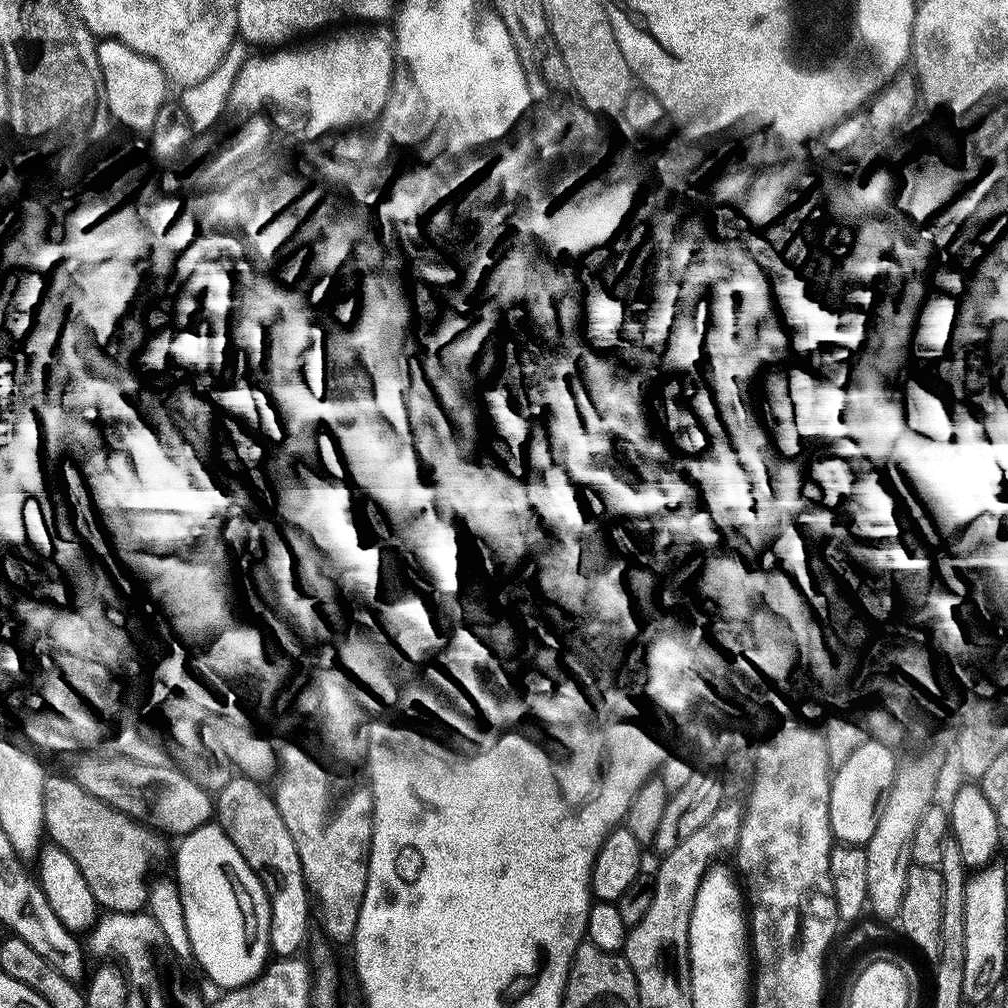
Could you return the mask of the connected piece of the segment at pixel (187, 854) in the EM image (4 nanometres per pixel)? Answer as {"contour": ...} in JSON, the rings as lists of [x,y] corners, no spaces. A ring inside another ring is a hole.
{"contour":[[[213,822],[202,830],[194,830],[194,834],[183,837],[179,844],[180,849],[176,852],[176,876],[174,876],[174,880],[180,886],[180,897],[186,910],[186,926],[190,934],[192,955],[195,963],[200,963],[201,970],[220,987],[220,990],[245,988],[248,984],[253,984],[258,977],[263,976],[270,963],[270,953],[272,952],[272,907],[268,901],[266,890],[262,886],[262,882],[250,870],[250,866],[246,866],[246,858],[242,858],[242,854],[238,854],[238,846],[234,846],[234,842],[230,842],[228,835],[220,829],[219,823]]]}

